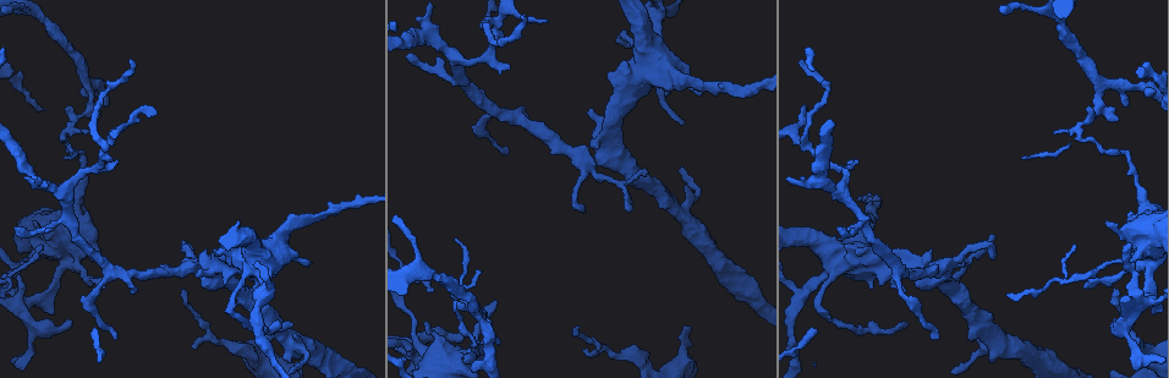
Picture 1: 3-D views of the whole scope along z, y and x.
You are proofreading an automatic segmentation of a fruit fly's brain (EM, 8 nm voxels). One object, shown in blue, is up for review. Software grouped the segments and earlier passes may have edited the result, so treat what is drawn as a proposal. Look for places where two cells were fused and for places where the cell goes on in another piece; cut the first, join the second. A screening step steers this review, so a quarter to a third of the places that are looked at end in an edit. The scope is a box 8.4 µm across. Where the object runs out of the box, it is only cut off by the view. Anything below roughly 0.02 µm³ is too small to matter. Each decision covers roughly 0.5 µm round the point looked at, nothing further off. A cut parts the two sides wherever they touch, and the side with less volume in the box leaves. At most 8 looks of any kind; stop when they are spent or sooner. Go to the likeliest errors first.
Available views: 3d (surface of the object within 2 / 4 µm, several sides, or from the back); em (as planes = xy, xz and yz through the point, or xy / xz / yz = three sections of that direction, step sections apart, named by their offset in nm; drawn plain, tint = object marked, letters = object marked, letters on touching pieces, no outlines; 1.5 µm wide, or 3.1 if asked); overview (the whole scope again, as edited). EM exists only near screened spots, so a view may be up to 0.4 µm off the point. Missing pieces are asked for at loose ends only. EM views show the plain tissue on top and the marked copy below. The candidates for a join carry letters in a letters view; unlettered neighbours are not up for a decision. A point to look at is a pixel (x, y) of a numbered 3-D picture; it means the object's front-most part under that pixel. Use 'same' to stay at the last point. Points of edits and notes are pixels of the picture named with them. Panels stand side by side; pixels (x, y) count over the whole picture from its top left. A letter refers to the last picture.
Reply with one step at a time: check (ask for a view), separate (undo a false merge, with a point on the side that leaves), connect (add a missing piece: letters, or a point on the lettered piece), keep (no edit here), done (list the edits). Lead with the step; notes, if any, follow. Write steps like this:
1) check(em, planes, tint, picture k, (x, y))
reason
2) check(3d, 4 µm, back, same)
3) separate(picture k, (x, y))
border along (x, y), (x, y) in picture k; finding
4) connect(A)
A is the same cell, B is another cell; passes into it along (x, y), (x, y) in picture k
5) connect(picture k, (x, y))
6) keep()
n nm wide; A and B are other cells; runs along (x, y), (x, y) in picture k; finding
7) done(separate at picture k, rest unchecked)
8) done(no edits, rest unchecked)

check(3d, 4 µm, picture 1, (485, 318))
abrupt turn

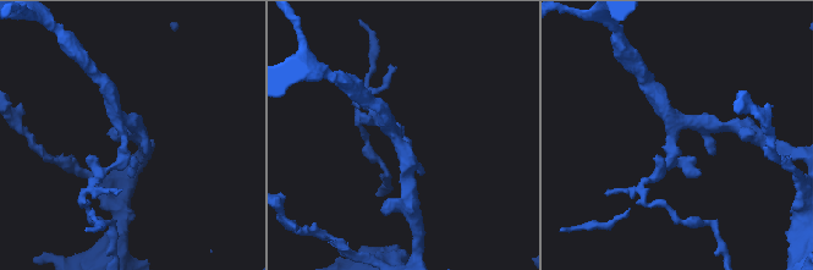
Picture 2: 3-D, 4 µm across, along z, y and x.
check(em, planes, letters, picture 2, (126, 136))
shape alone is not enough

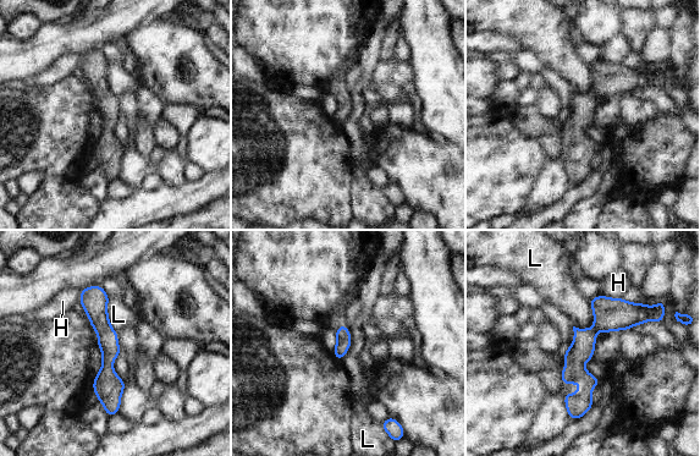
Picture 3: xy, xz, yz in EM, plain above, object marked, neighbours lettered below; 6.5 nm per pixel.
keep()
H and L are other cells; border along (589, 302), (593, 327), (573, 327) in picture 3; continuous, no second cell

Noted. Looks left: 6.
check(3d, 2 µm, picture 1, (116, 339))
thin end

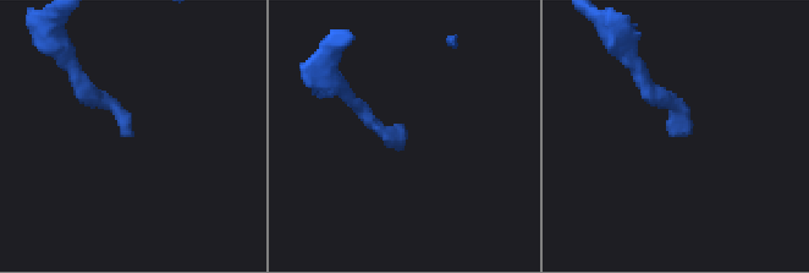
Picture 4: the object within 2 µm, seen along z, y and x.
check(em, planes, tint, picture 4, (686, 135))

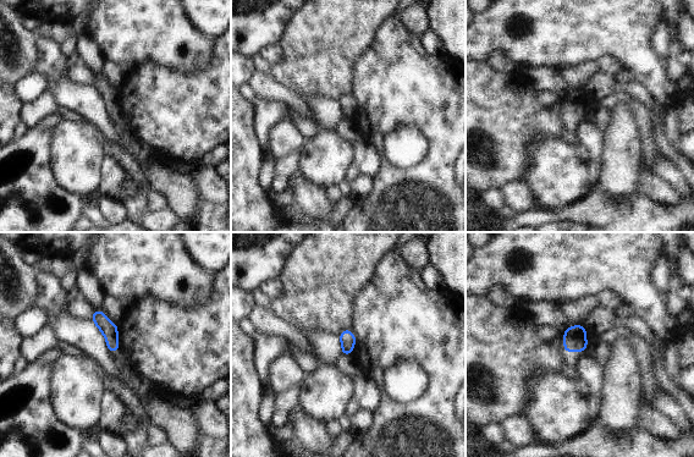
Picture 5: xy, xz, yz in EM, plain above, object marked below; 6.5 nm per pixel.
check(em, planes, letters, same)
see the neighbours

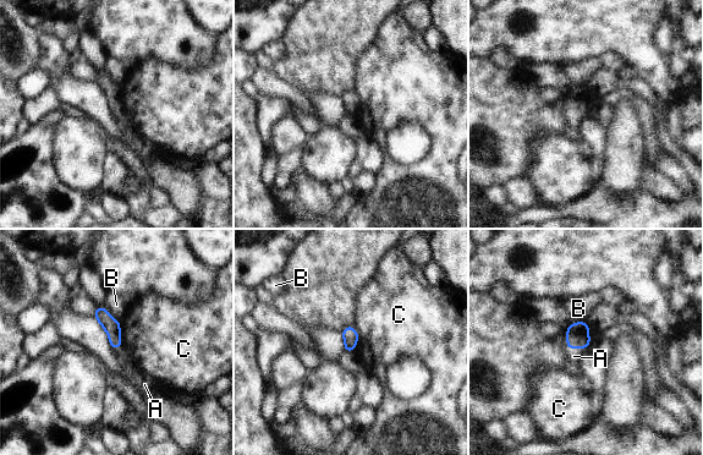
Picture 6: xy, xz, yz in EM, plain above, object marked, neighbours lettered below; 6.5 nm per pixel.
connect(A)
C touches over 180 nm; A is the same cell, B and C are other cells; passes into it along (577, 333), (576, 347), (574, 356) in picture 6; the cell continues

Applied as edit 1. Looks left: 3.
done(connect at picture 6, rest unchecked)

